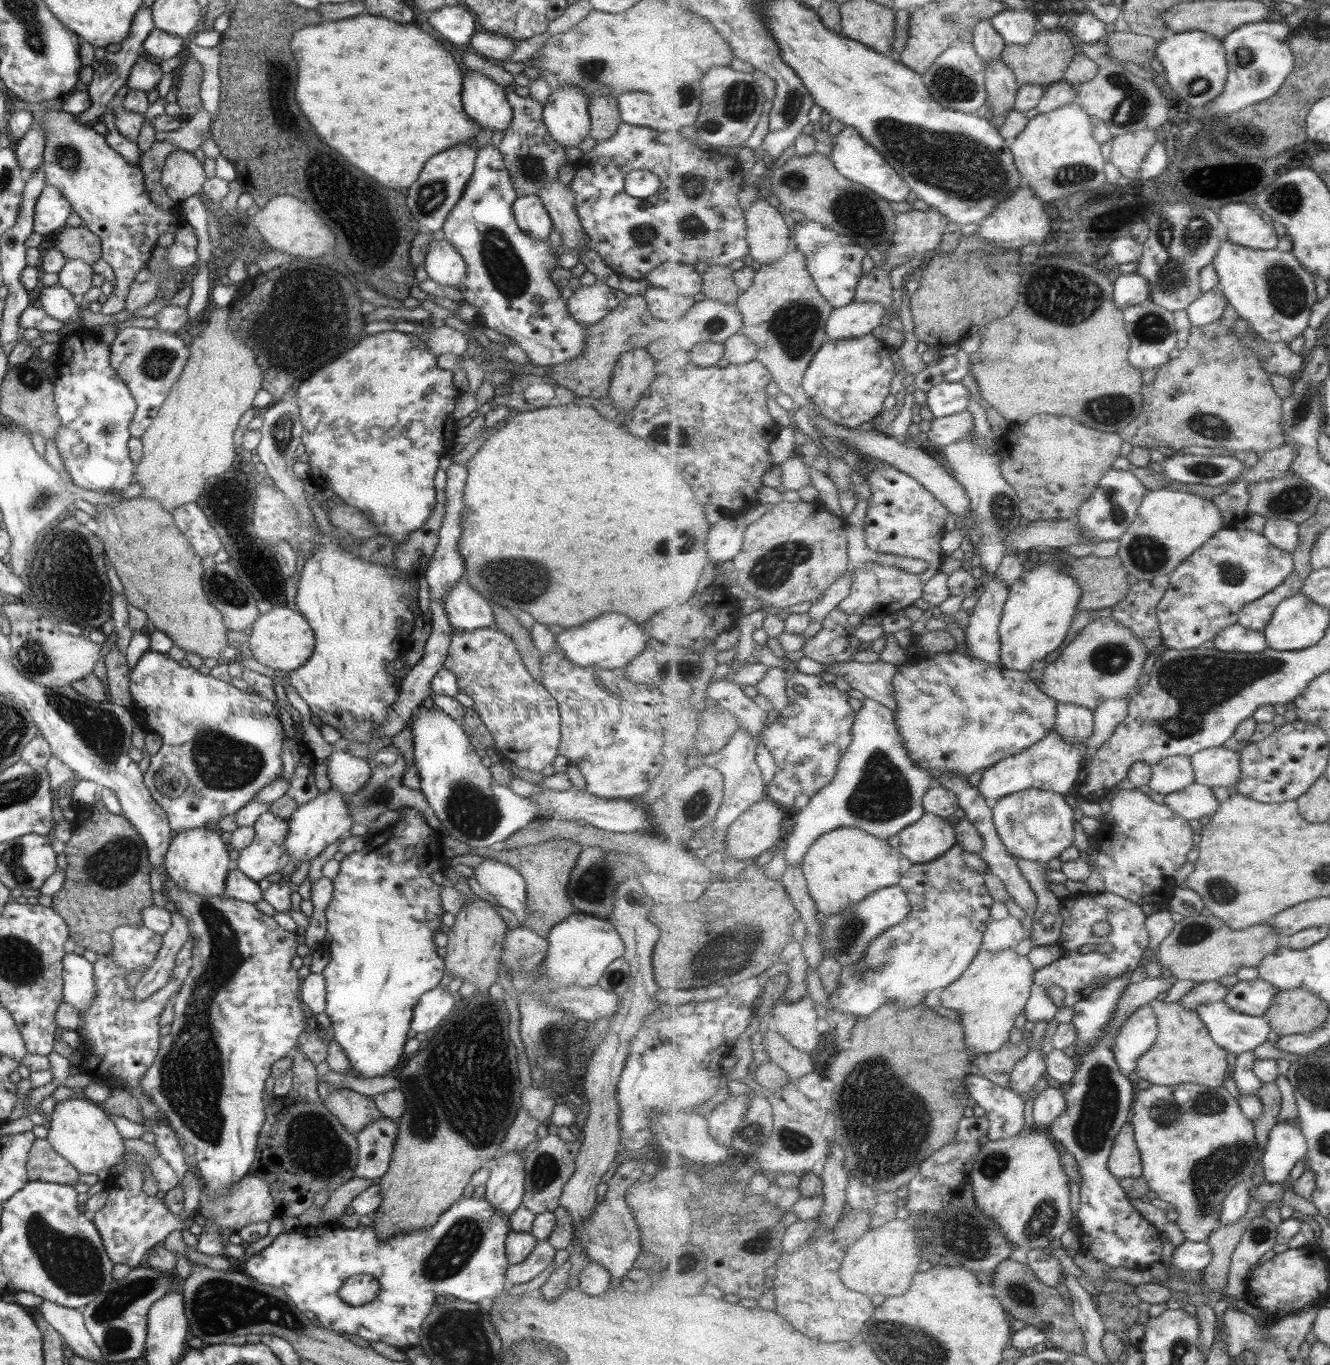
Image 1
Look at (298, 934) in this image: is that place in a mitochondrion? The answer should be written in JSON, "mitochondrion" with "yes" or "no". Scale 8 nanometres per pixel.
{"mitochondrion":"no"}

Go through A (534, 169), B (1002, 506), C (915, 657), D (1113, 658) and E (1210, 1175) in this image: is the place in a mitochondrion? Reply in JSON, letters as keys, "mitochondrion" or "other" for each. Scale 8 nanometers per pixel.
{"A":"mitochondrion","B":"mitochondrion","C":"other","D":"mitochondrion","E":"mitochondrion"}

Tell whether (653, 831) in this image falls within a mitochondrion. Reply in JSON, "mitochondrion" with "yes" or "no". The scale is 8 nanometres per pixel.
{"mitochondrion":"no"}

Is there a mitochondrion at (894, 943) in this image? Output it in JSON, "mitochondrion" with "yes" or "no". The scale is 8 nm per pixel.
{"mitochondrion":"yes"}

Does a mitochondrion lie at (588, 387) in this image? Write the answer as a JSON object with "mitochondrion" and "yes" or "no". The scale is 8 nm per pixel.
{"mitochondrion":"no"}

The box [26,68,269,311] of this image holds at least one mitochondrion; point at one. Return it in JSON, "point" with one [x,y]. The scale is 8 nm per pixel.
{"point":[69,159]}

